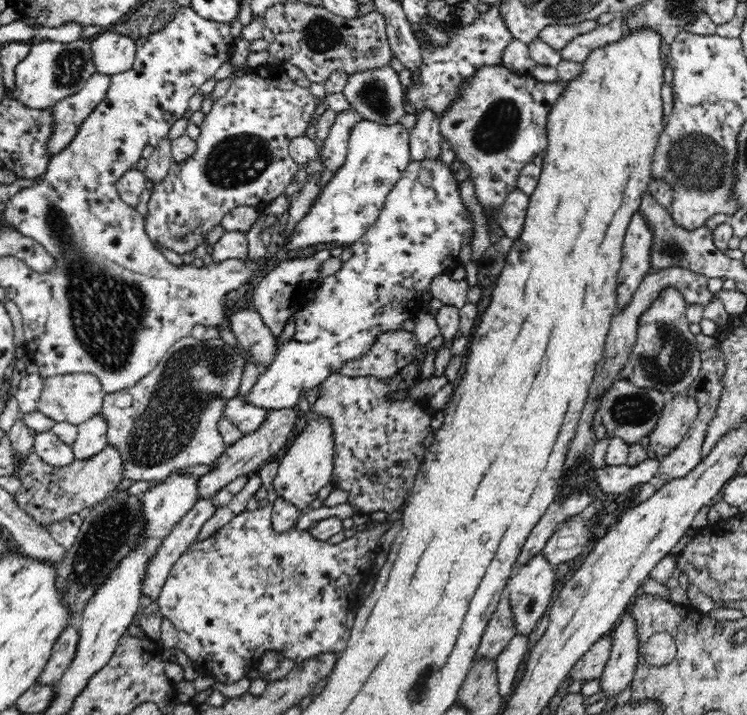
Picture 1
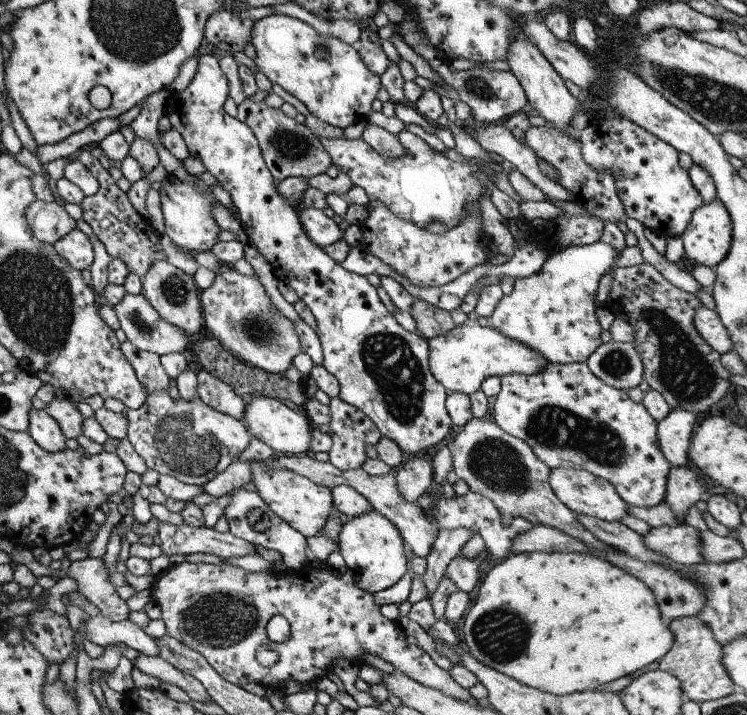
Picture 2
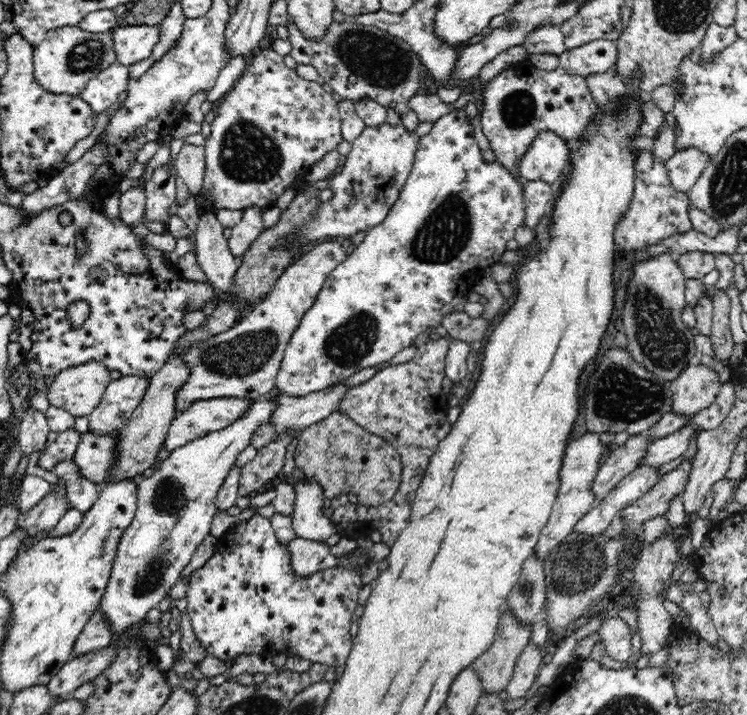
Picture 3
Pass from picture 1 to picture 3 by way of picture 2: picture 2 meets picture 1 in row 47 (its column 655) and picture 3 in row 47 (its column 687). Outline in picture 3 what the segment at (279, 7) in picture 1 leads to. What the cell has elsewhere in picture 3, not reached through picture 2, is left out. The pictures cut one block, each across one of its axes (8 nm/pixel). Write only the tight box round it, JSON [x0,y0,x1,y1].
[286,19,425,117]

